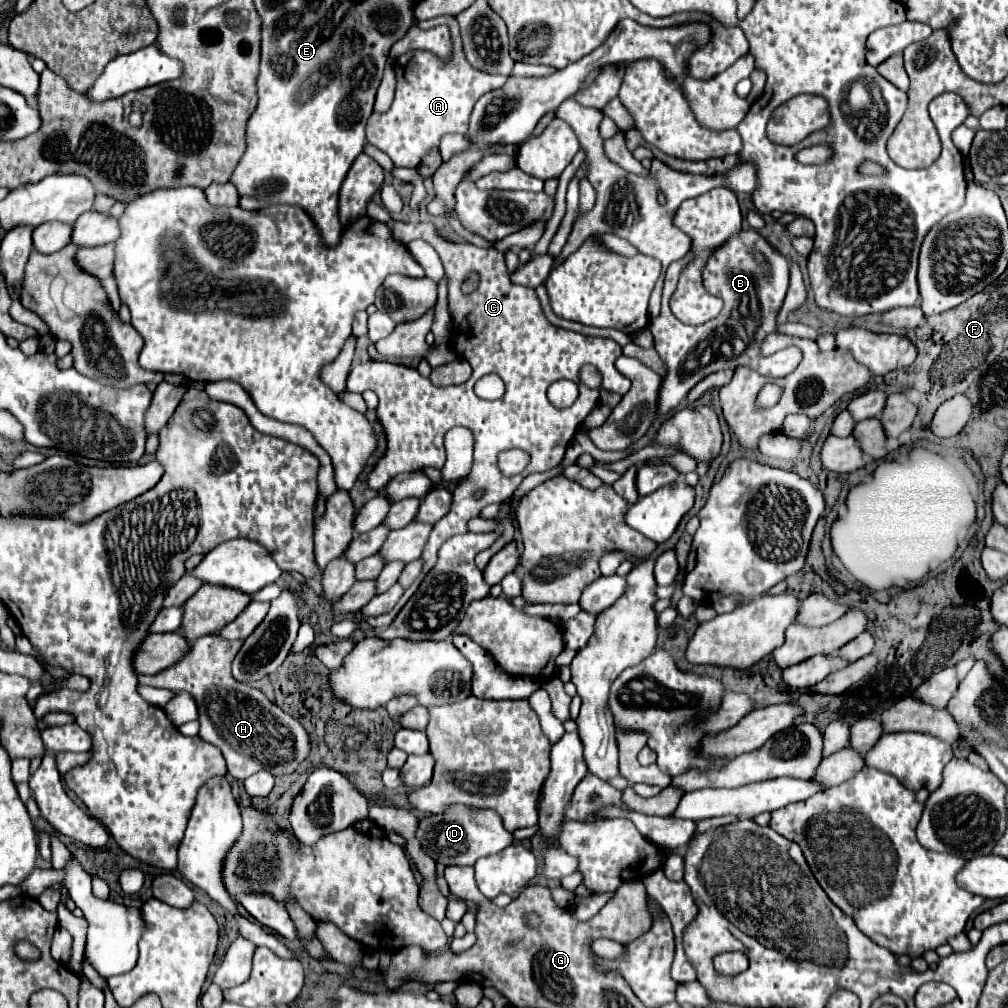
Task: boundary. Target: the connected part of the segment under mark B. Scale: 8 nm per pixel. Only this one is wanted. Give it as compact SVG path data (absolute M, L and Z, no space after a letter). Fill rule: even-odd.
M748 229L748 231L742 231L740 235L732 237L730 241L726 241L708 259L708 263L702 271L704 289L710 295L724 299L724 309L716 319L712 319L704 325L698 325L698 327L682 325L682 321L678 321L668 307L670 295L662 295L662 313L656 319L652 319L648 325L654 335L656 351L660 353L660 359L666 365L666 375L662 377L664 385L660 385L658 419L666 417L672 409L676 409L684 401L684 397L690 393L690 389L696 383L700 383L704 377L708 377L710 373L724 371L724 369L738 369L738 367L750 367L762 375L772 373L768 367L768 361L760 353L760 345L762 345L764 337L774 333L778 327L776 315L778 315L782 301L786 297L788 267L790 265L784 255L780 255L758 231ZM752 247L762 251L766 255L768 263L772 265L768 279L762 273L762 269L756 265L752 255L748 253L748 249L752 249ZM724 325L726 325L724 345L700 345L714 331L720 331Z

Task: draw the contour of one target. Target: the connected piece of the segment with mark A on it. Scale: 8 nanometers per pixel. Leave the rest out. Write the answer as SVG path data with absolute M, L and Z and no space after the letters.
M452 15L418 21L418 27L432 29L434 25L446 25L452 37L450 59L440 59L428 51L414 49L400 55L394 61L396 71L396 97L388 113L372 113L366 125L366 139L380 151L384 151L396 167L416 167L422 155L440 143L444 133L466 133L468 119L474 103L488 91L494 91L506 83L502 75L488 75L476 71L462 53L462 41L458 31L458 21Z

